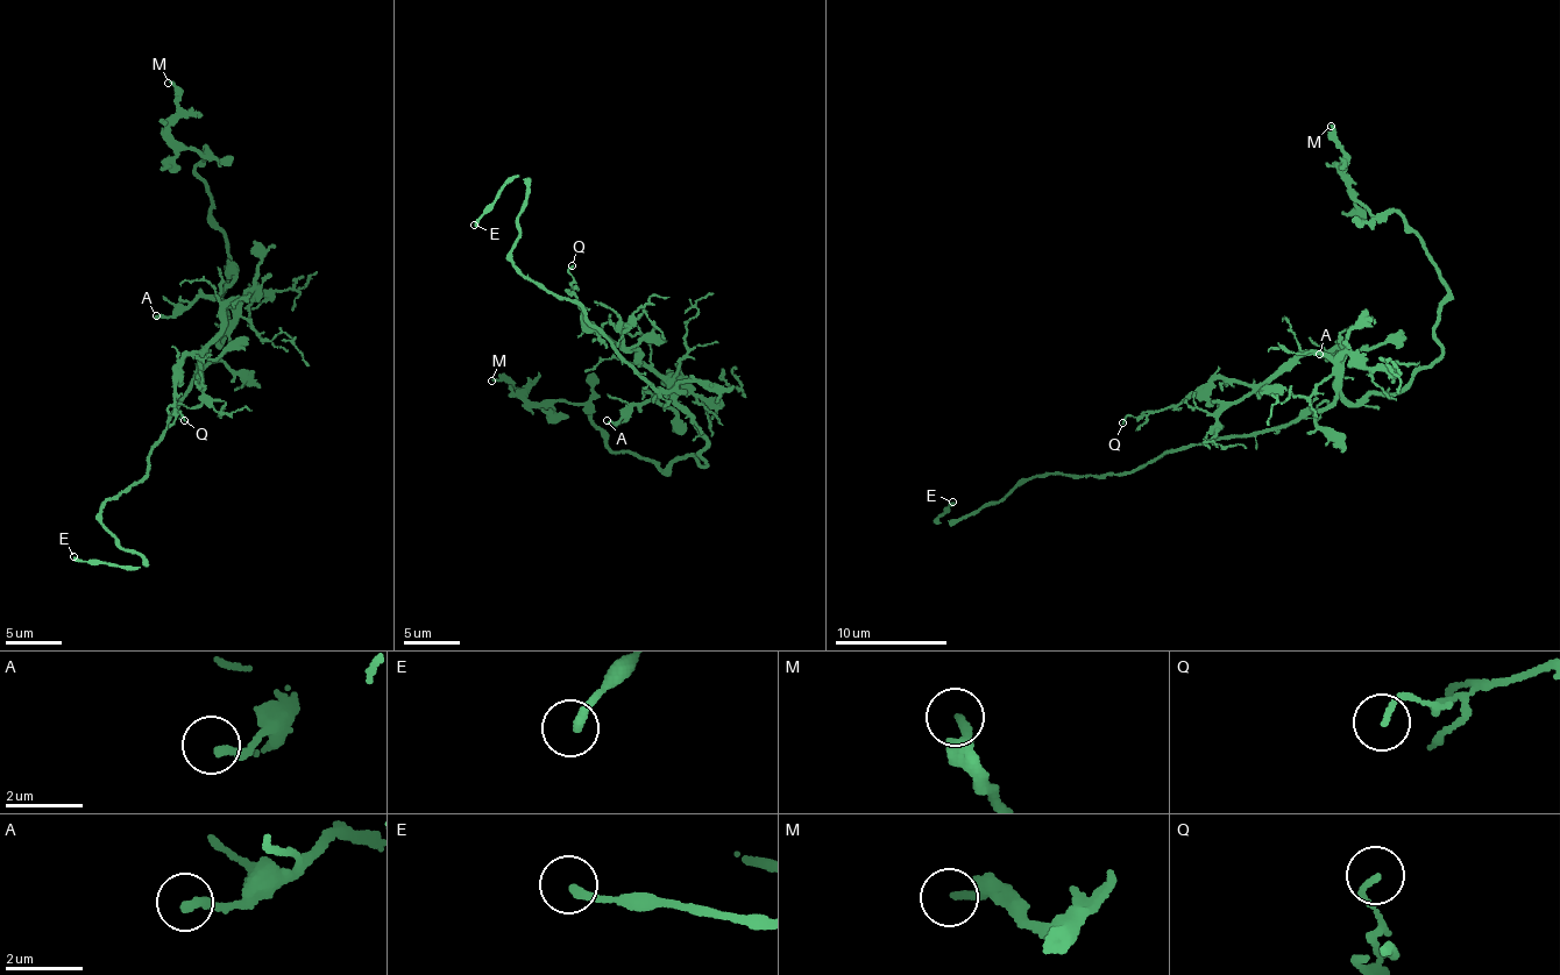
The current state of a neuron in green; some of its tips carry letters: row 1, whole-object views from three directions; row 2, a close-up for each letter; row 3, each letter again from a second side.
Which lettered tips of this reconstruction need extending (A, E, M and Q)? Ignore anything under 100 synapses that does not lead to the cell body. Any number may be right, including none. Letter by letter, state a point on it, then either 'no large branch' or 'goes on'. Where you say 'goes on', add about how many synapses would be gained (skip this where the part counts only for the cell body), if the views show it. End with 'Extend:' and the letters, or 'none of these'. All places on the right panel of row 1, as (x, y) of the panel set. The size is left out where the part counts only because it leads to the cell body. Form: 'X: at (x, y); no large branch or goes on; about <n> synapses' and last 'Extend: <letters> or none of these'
A: at (1319, 354); no large branch
E: at (952, 502); goes on
M: at (1331, 126); no large branch
Q: at (1122, 422); no large branch
Extend: E

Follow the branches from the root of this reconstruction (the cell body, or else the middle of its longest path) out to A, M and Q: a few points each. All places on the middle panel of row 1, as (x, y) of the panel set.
A: (665, 390), (681, 390), (682, 393), (671, 388), (642, 404), (623, 408), (616, 422), (607, 420)
M: (665, 390), (681, 390), (703, 467), (612, 452), (580, 406), (491, 381)
Q: (665, 390), (682, 393), (645, 368), (635, 347), (625, 350), (588, 328), (573, 291), (572, 265)

